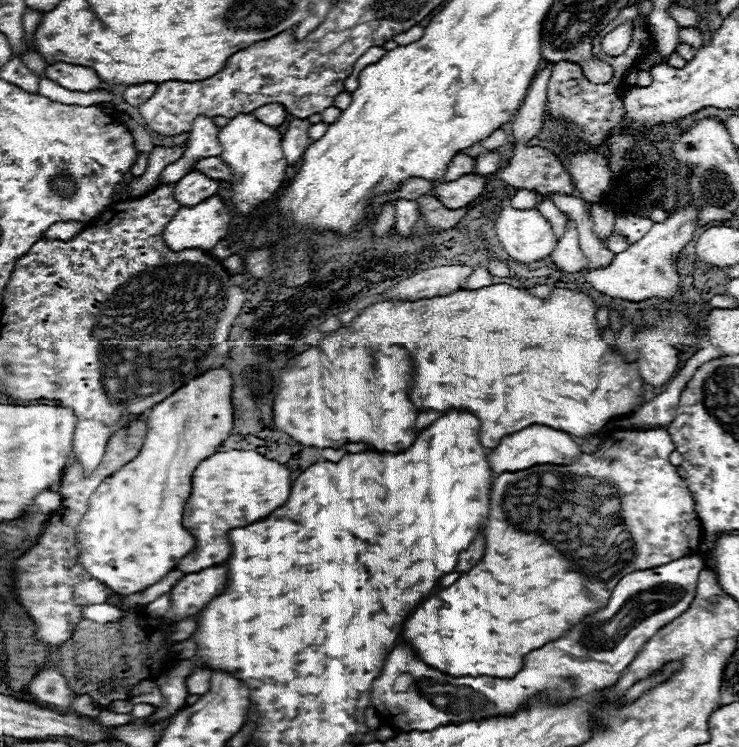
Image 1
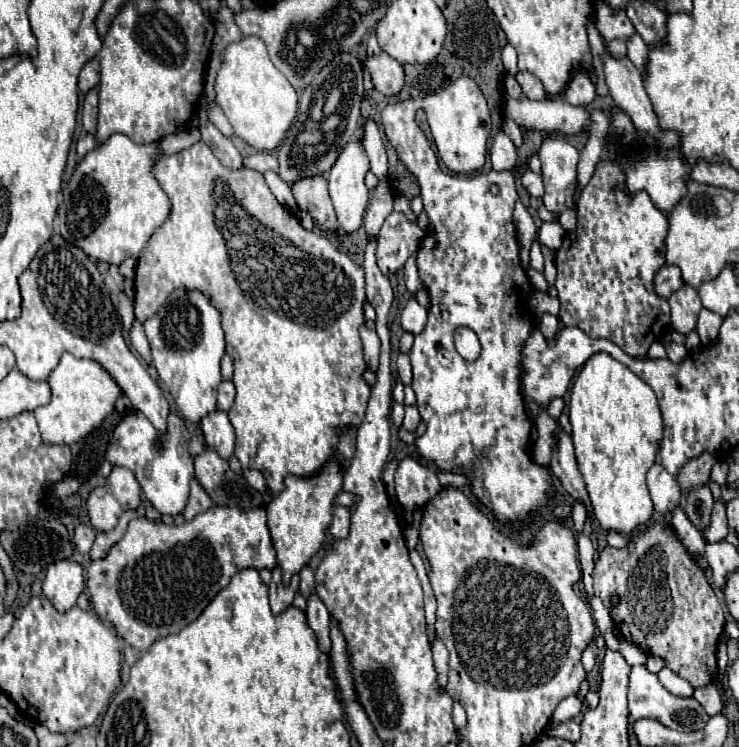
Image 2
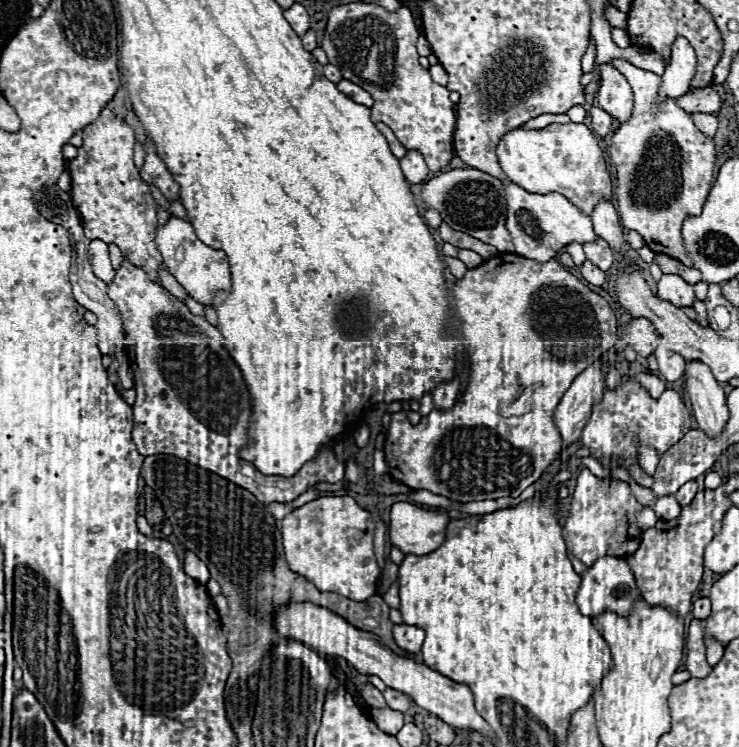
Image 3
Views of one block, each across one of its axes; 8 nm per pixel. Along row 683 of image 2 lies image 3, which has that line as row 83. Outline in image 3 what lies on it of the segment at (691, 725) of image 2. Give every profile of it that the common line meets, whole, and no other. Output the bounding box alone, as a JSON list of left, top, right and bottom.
[608,58,714,266]

